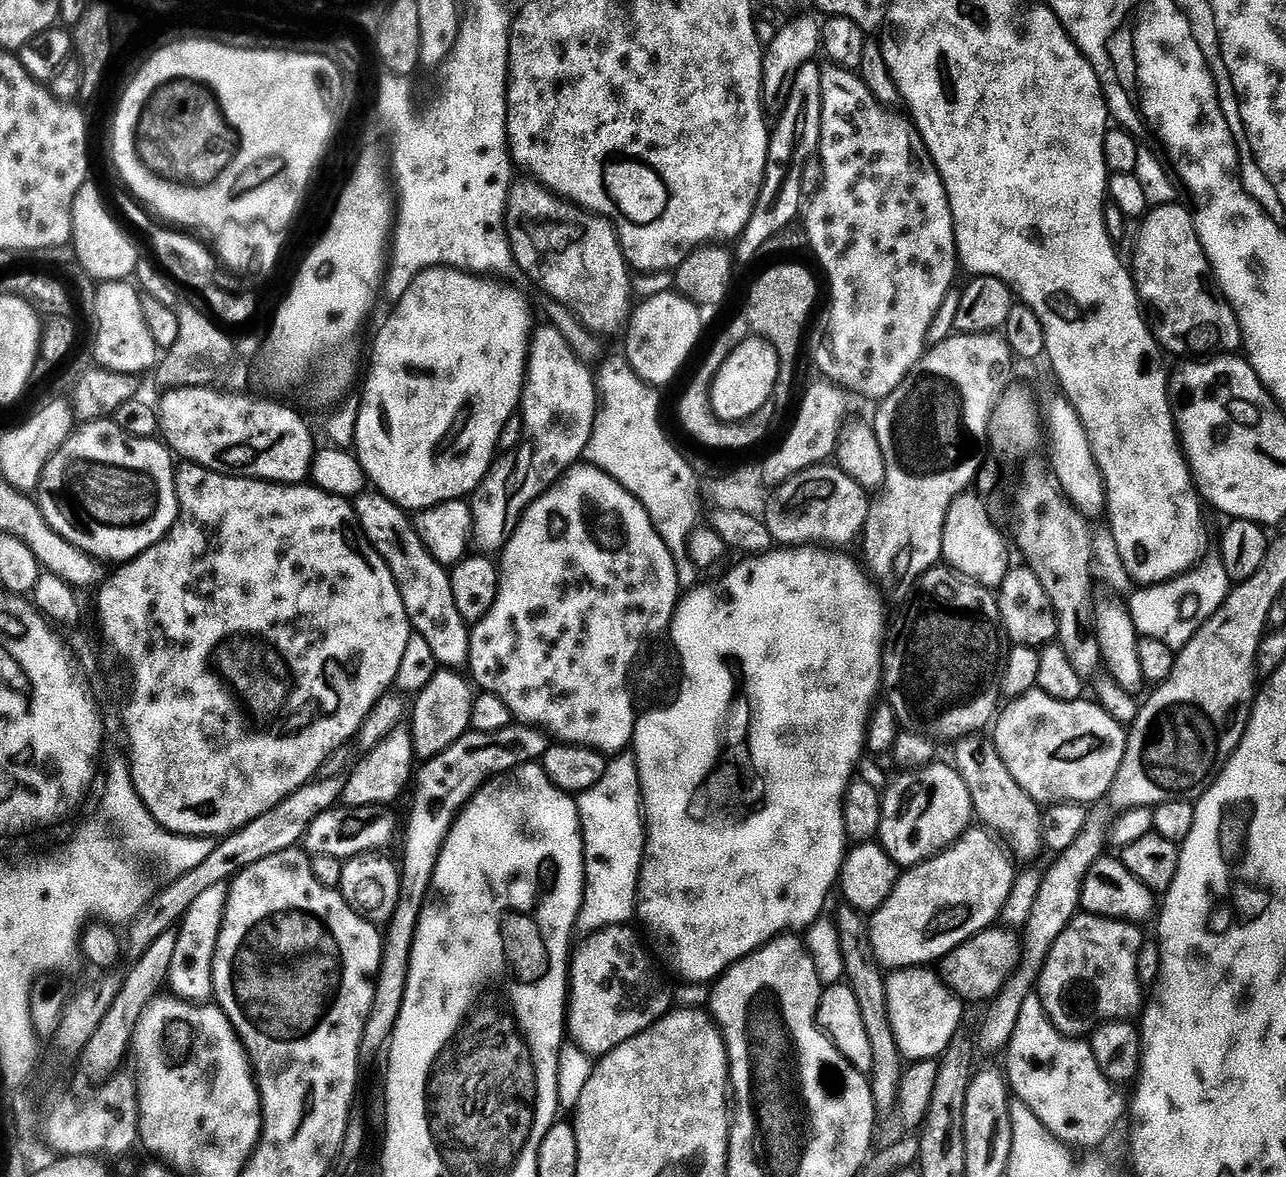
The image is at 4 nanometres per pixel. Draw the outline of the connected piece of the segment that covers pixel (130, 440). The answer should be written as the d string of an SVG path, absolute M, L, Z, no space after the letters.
M111 419L85 423L73 431L68 441L52 455L42 470L40 481L42 490L46 492L46 498L39 504L42 514L54 522L52 529L59 536L97 561L133 560L167 536L180 517L180 503L176 497L176 468L173 467L172 459L173 453L159 439L130 436Z

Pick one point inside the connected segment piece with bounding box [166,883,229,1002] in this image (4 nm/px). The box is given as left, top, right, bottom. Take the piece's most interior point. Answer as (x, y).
(190, 974)

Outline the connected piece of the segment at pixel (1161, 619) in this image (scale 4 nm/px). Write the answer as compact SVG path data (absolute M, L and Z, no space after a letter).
M1219 566L1213 568L1193 567L1164 584L1141 587L1130 599L1132 621L1140 636L1158 638L1174 650L1186 647L1190 638L1222 606L1230 591L1230 581L1226 570Z

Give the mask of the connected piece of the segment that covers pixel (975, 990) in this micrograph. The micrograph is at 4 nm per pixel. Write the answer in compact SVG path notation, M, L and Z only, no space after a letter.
M993 926L972 936L962 946L946 954L938 964L938 975L945 987L965 1002L971 1000L991 1001L1003 988L1005 981L1020 964L1021 941L1012 930L998 930Z

